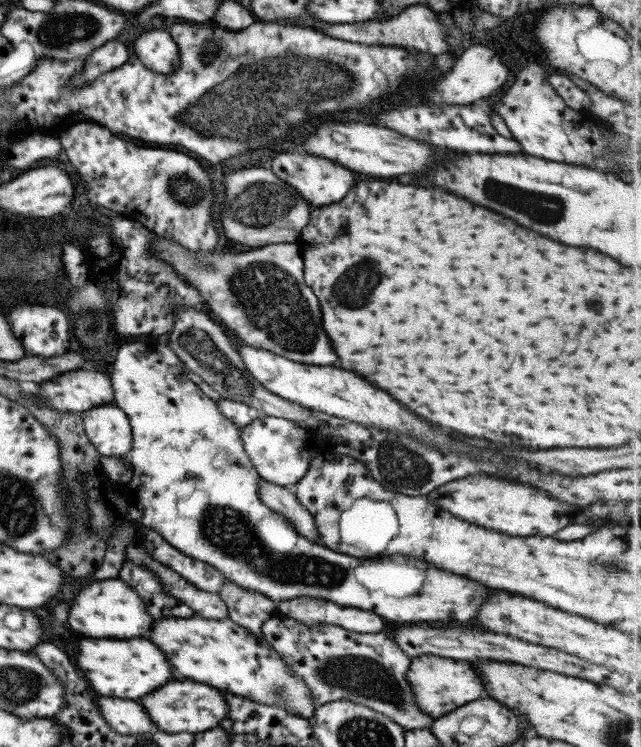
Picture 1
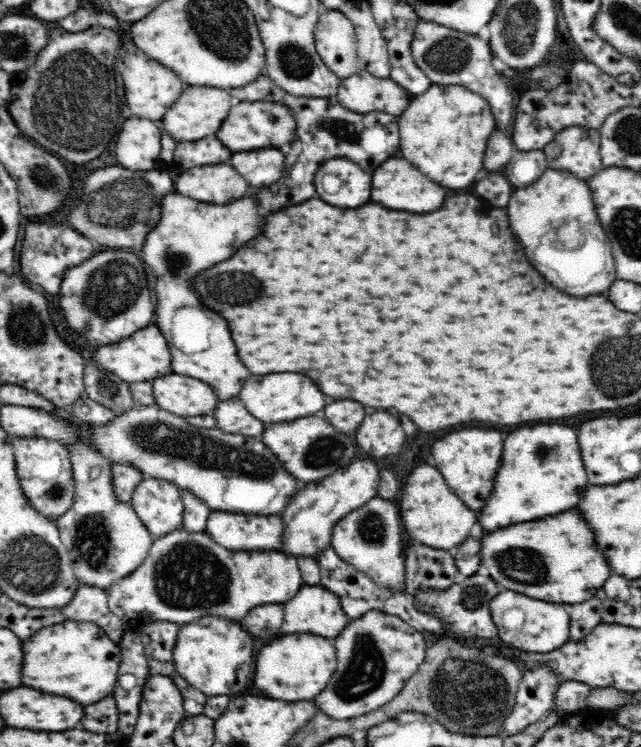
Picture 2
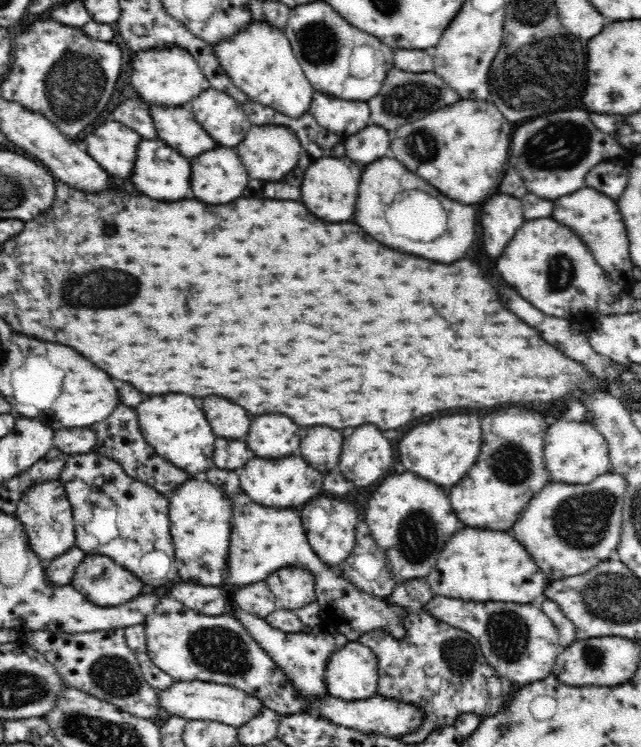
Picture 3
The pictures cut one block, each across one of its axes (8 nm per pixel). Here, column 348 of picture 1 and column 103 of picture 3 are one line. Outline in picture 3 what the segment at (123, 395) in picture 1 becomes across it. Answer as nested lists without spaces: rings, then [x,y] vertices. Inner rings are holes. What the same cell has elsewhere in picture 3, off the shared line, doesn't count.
[[[94,553],[88,554],[76,568],[70,585],[88,602],[101,607],[111,607],[128,603],[142,595],[145,584],[128,569],[115,564],[108,556],[99,556],[98,553]]]

